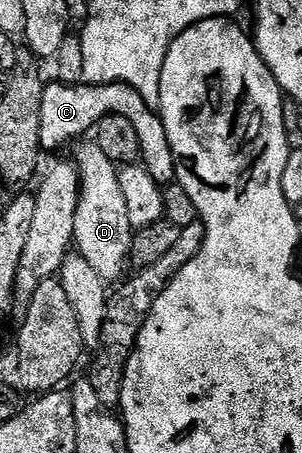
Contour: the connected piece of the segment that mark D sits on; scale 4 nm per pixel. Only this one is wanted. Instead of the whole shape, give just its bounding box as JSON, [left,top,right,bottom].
[73,144,133,280]

